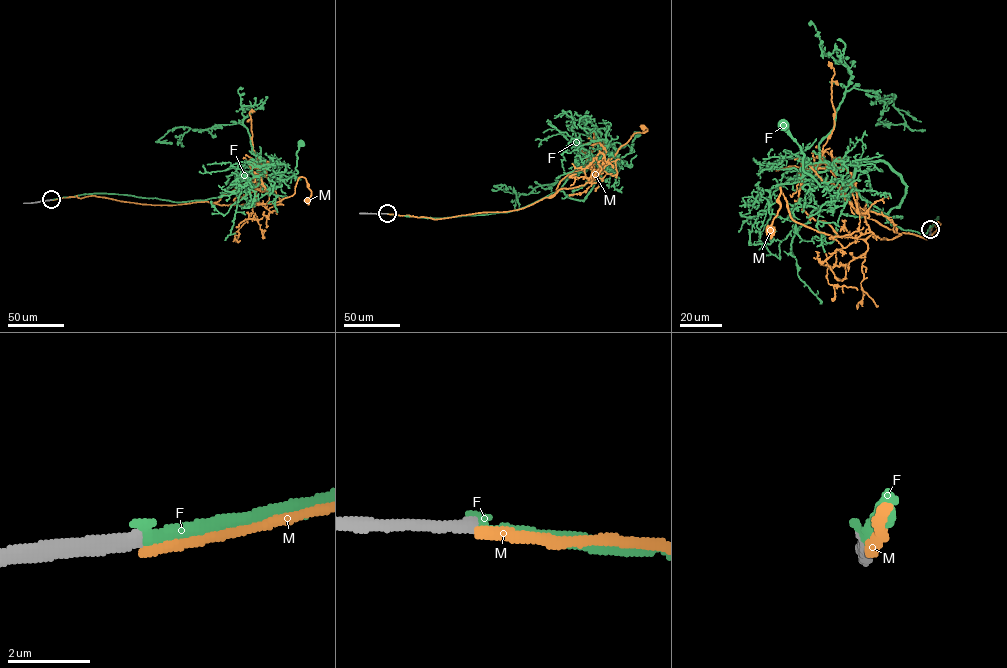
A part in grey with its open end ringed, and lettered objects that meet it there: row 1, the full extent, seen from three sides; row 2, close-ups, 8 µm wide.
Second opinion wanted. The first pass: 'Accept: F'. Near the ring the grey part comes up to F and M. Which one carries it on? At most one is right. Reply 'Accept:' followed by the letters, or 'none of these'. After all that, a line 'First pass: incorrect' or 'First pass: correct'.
Accept: F
First pass: correct

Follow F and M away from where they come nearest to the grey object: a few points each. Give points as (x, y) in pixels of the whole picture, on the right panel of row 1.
F: (930, 229), (938, 217), (924, 234), (889, 222), (906, 184), (882, 161), (821, 187), (784, 124)
M: (930, 229), (940, 223), (927, 239), (904, 233), (835, 237), (794, 221), (780, 187), (771, 231)

